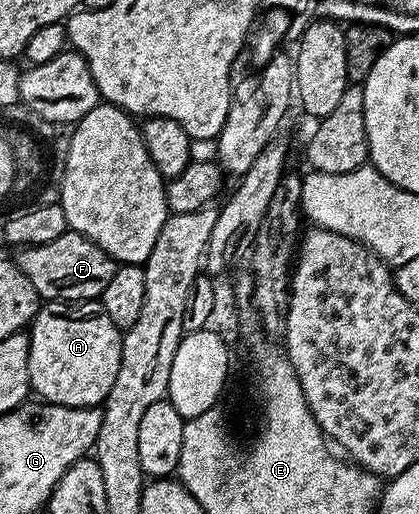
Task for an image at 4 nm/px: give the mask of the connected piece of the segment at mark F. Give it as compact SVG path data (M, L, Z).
M69 230L52 242L44 242L44 246L23 248L17 254L16 263L24 270L24 278L36 286L36 294L46 302L78 304L81 300L98 300L119 267L96 242Z

